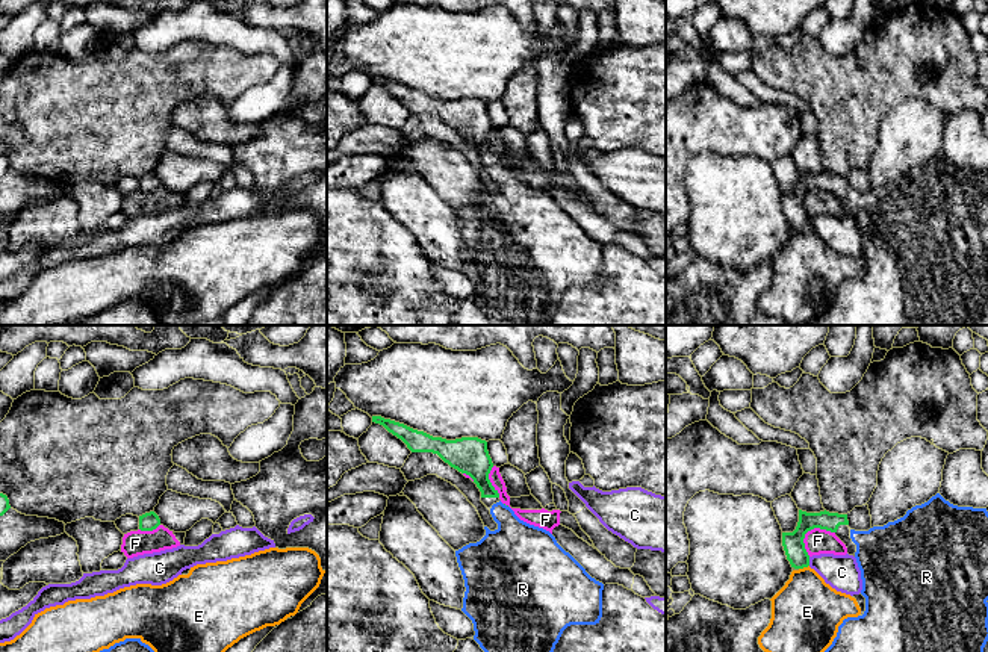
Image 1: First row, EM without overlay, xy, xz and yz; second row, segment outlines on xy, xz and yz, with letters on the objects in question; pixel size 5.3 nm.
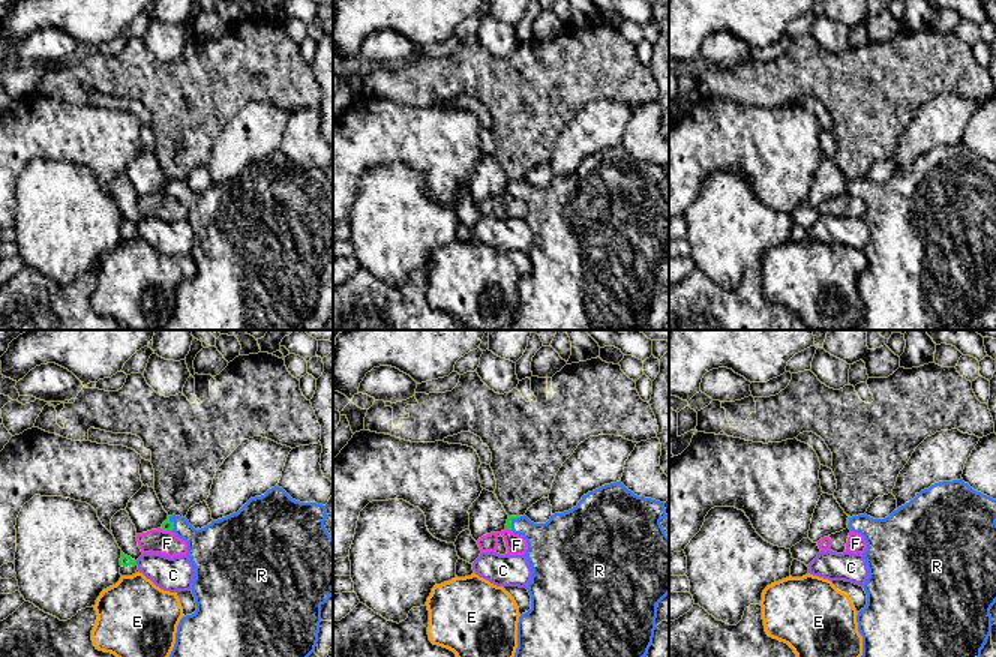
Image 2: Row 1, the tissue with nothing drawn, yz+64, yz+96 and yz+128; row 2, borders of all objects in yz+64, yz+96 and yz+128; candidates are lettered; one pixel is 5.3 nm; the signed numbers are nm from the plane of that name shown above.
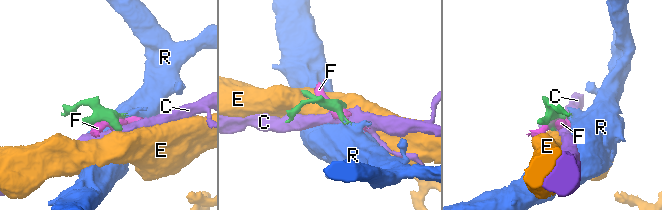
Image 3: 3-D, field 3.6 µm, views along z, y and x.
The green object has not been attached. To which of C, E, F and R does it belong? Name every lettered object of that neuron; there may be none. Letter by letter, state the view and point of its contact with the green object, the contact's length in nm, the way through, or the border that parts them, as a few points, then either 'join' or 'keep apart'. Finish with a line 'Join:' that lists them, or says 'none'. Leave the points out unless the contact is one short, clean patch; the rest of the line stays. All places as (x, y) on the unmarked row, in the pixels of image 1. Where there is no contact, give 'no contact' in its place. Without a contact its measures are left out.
C: contact yz (808, 223); length 50 nm; border yz (808, 218), (810, 226); keep apart
E: contact yz (804, 227); length 60 nm; border yz (808, 226), (799, 230); keep apart
F: contact yz (810, 191); length 200 nm; keep apart
R: no contact; join
Join: R

